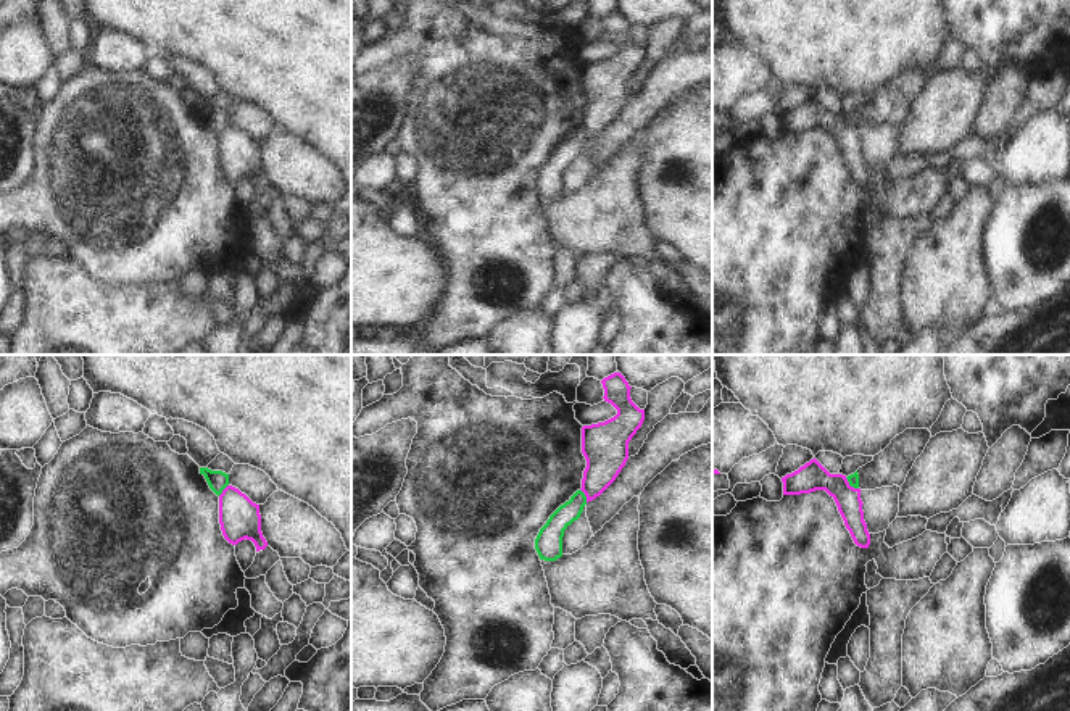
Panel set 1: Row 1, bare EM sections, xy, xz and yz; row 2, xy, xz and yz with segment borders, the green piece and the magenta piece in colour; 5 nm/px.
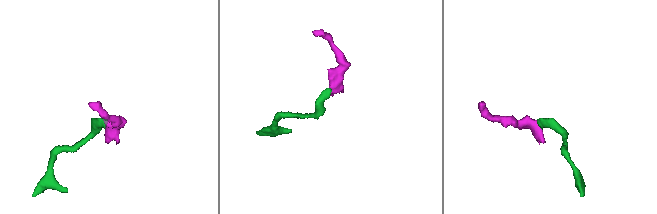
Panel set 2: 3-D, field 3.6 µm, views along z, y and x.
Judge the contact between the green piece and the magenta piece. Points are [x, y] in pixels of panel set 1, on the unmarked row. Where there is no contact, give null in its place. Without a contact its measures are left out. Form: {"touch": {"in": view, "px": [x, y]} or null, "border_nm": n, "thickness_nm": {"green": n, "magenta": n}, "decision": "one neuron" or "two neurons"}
{"touch": {"in": "xz", "px": [584, 134]}, "border_nm": 80, "thickness_nm": {"green": 120, "magenta": 220}, "decision": "two neurons"}

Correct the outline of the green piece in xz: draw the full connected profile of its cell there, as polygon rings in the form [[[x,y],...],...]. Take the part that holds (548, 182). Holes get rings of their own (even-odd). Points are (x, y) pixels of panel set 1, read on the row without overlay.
[[[577,129],[569,140],[561,143],[540,168],[535,177],[535,189],[540,198],[556,200],[562,195],[564,169],[580,156],[587,135]]]

